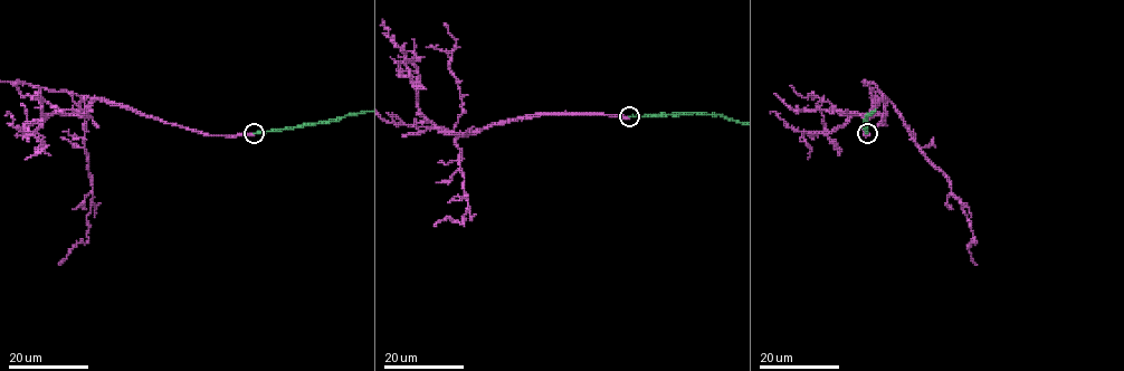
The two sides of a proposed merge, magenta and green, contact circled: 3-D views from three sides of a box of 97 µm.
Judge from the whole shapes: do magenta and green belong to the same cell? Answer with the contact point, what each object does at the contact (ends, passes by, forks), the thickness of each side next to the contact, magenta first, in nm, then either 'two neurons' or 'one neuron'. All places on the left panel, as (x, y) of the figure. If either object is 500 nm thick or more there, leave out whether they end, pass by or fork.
(254, 133) | magenta ends | green ends | 320/280 nm | two neurons

